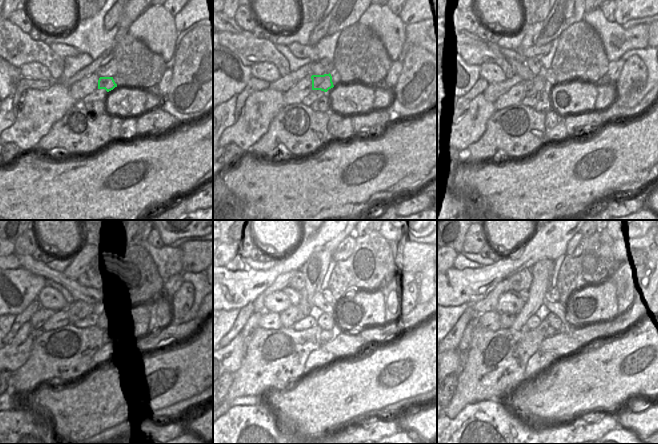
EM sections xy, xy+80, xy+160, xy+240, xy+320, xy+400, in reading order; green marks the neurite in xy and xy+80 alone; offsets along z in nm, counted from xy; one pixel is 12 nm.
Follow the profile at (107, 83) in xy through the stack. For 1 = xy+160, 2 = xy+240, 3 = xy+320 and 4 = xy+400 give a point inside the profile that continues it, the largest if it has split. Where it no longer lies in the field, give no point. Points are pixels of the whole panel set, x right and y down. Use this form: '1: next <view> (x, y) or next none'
1: next xy+160 (538, 83)
2: next xy+240 (76, 311)
3: next xy+320 (293, 314)
4: next xy+400 (506, 320)

